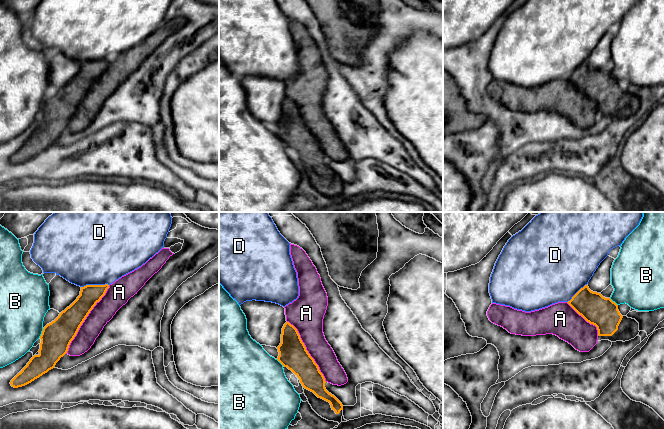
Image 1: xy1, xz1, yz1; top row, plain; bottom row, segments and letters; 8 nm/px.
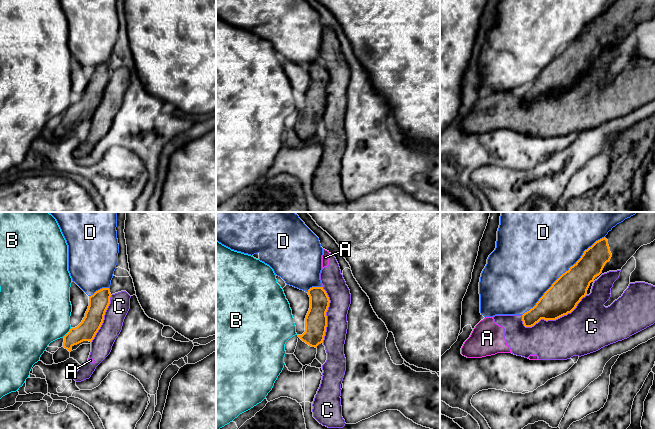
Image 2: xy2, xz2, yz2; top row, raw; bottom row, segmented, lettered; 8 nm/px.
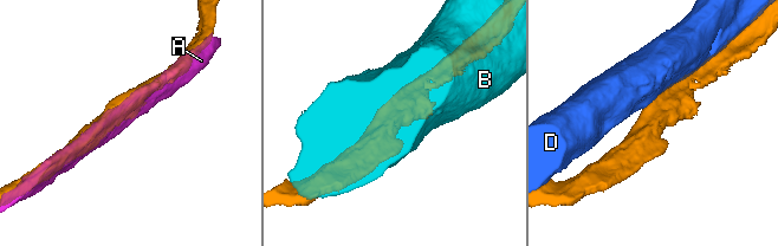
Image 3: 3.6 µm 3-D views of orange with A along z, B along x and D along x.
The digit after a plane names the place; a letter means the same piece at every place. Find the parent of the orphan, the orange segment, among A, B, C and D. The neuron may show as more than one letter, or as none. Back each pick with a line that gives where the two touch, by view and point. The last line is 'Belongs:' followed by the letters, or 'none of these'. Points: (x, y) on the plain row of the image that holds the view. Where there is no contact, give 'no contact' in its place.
Belongs: none of these

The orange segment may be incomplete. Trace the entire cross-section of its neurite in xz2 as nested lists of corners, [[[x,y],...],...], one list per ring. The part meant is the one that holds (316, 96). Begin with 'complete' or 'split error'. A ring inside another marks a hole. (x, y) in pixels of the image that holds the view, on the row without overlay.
split error; [[[312,63],[308,66],[310,84],[305,94],[305,108],[298,111],[294,131],[305,142],[316,134],[317,122],[323,119],[326,103],[326,88],[329,83],[329,73],[323,63]]]

